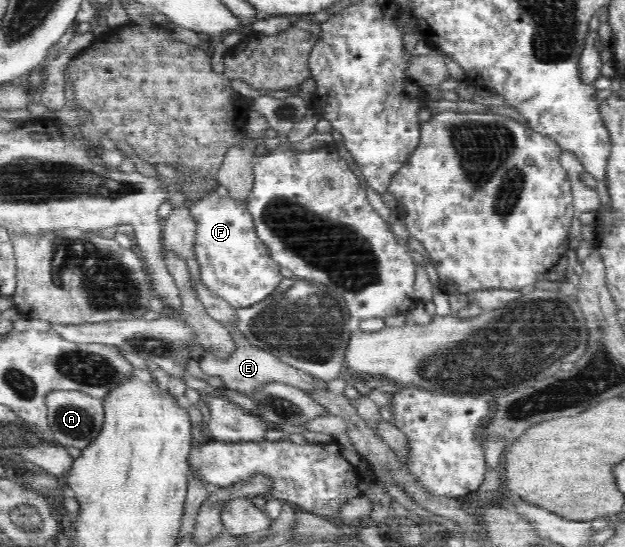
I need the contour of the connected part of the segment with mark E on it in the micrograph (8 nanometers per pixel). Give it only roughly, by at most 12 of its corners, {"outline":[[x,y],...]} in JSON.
{"outline":[[229,331],[236,351],[198,359],[222,388],[250,395],[278,383],[327,391],[327,383],[248,345]]}

